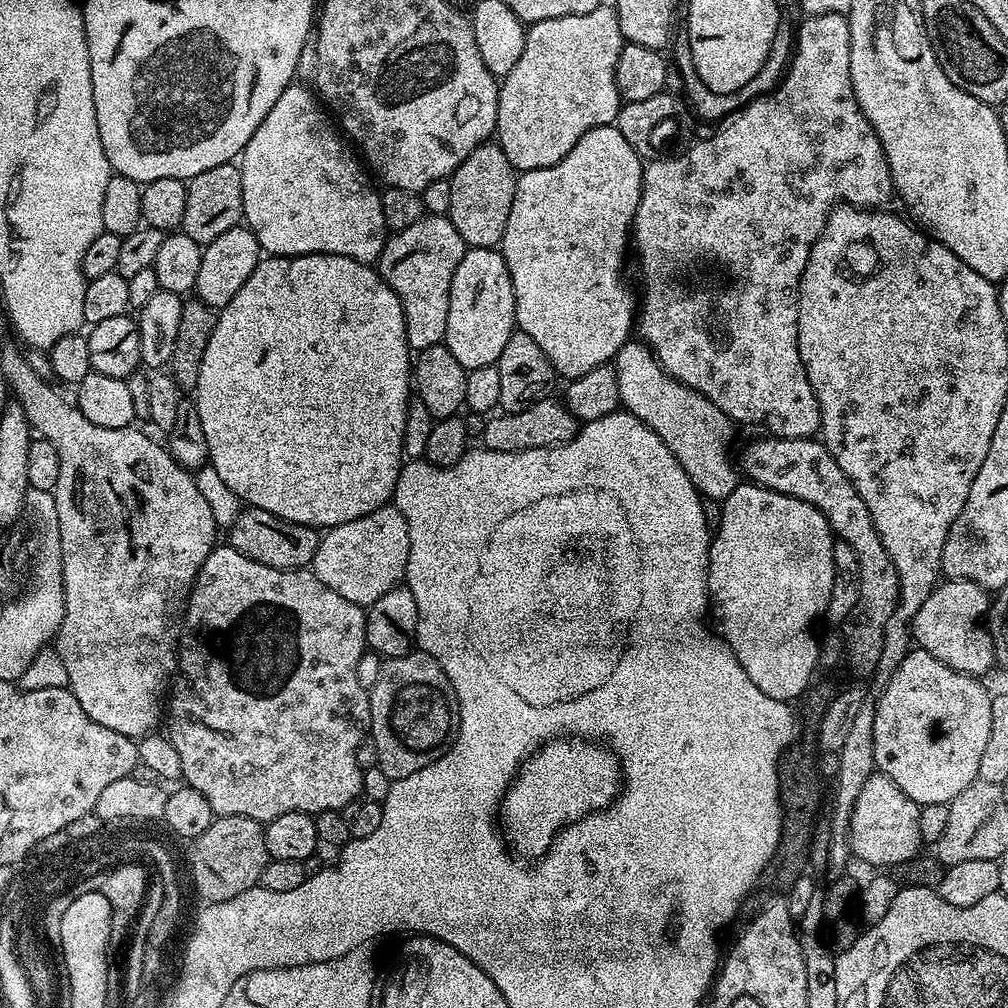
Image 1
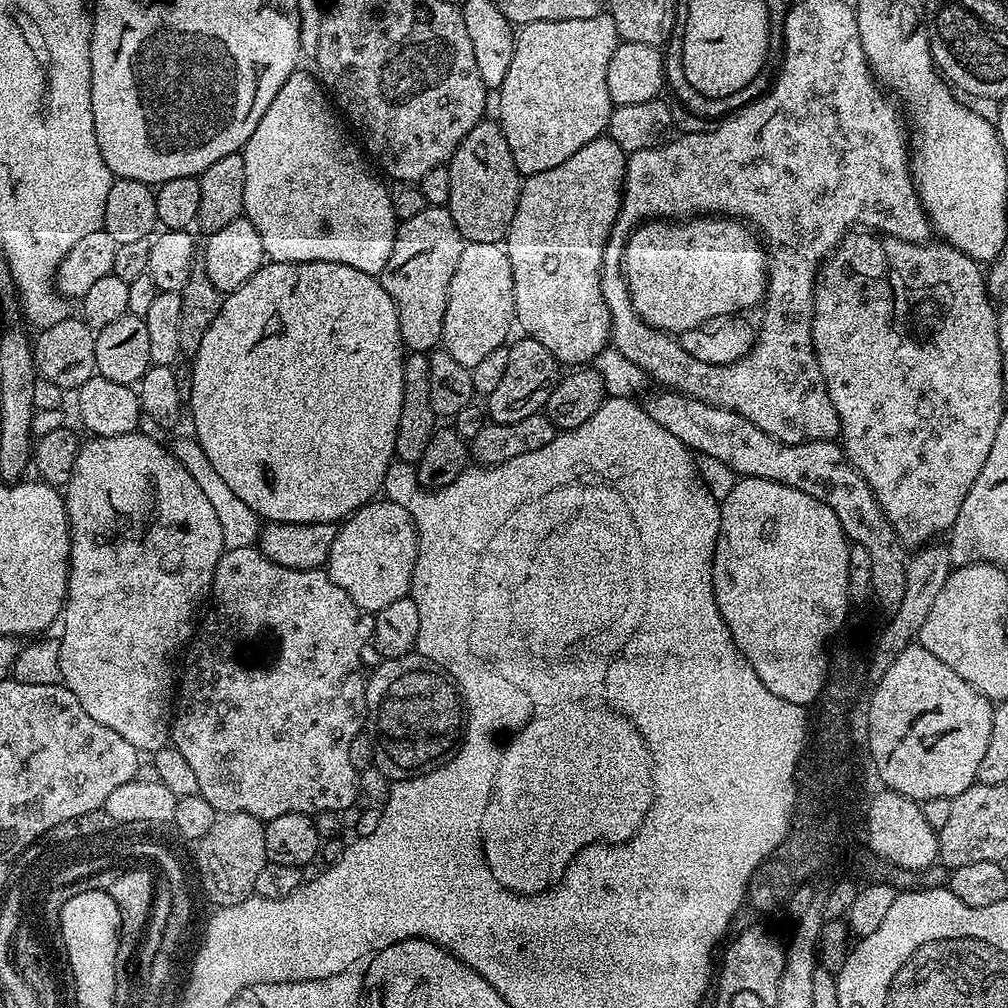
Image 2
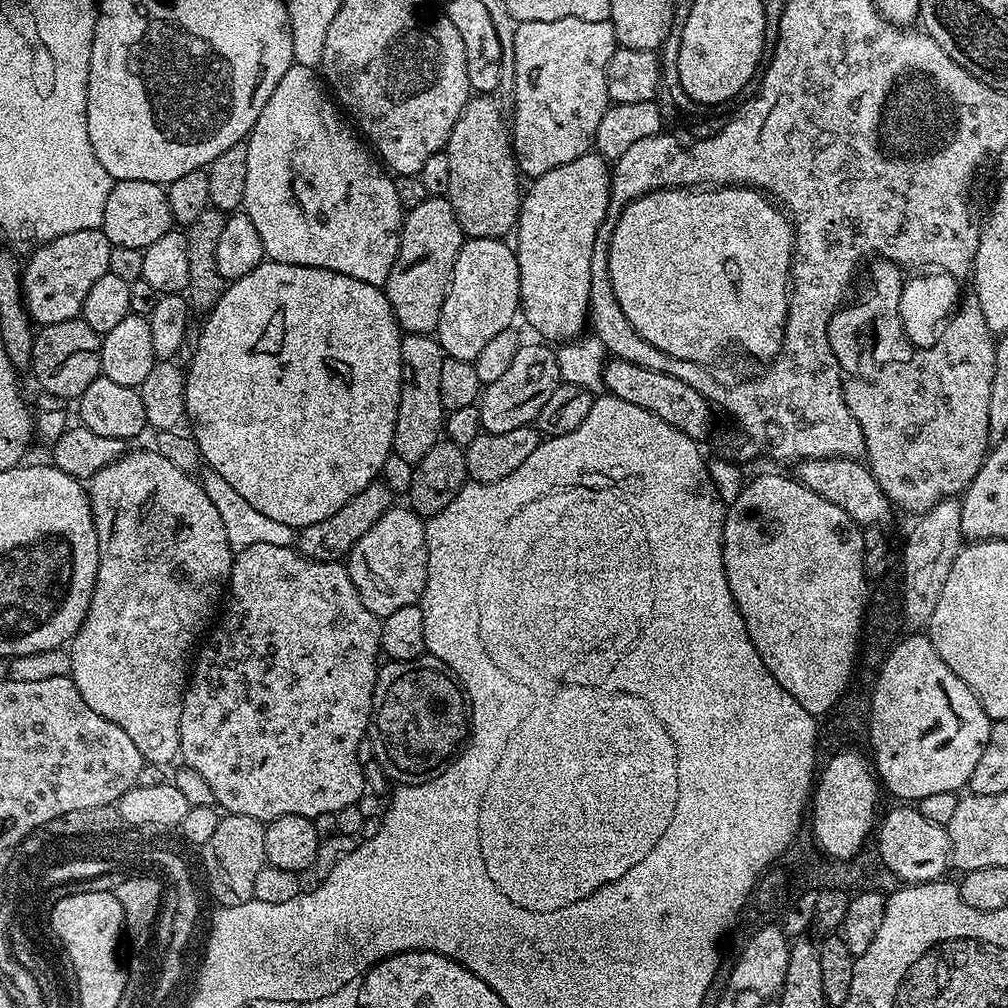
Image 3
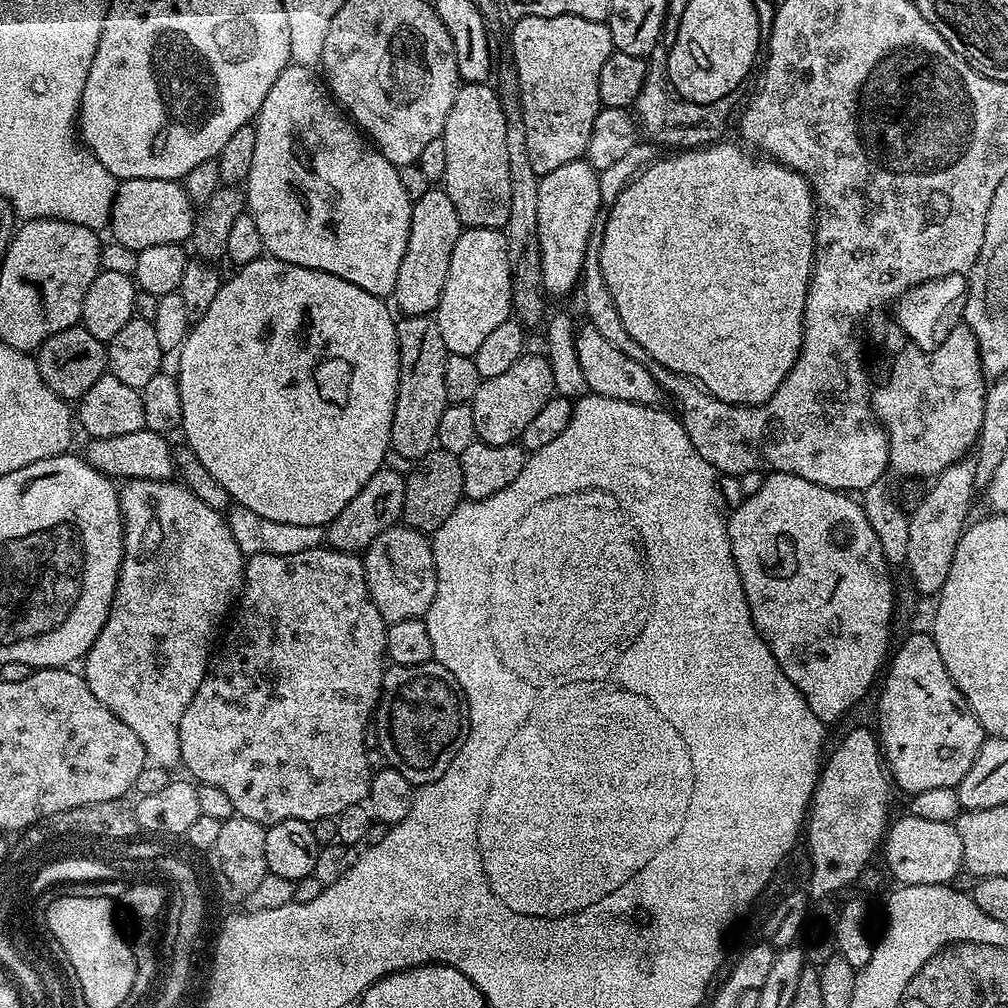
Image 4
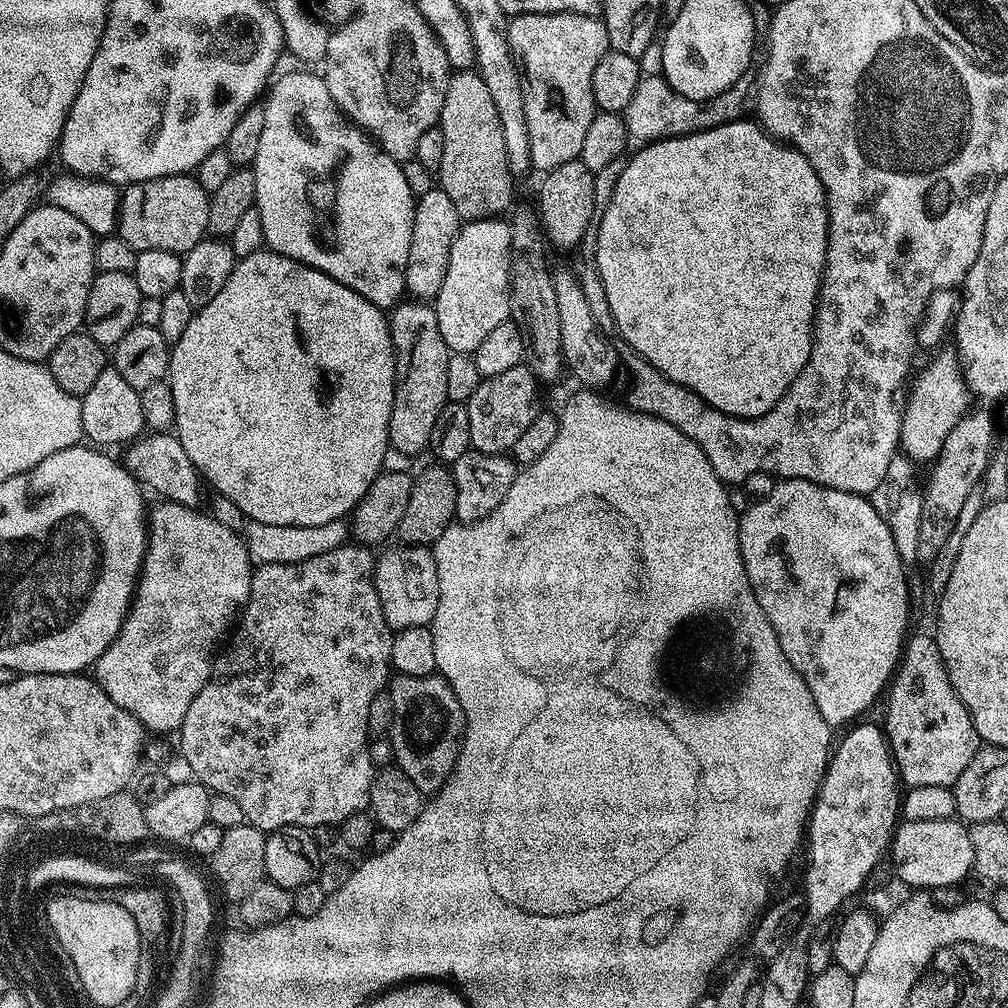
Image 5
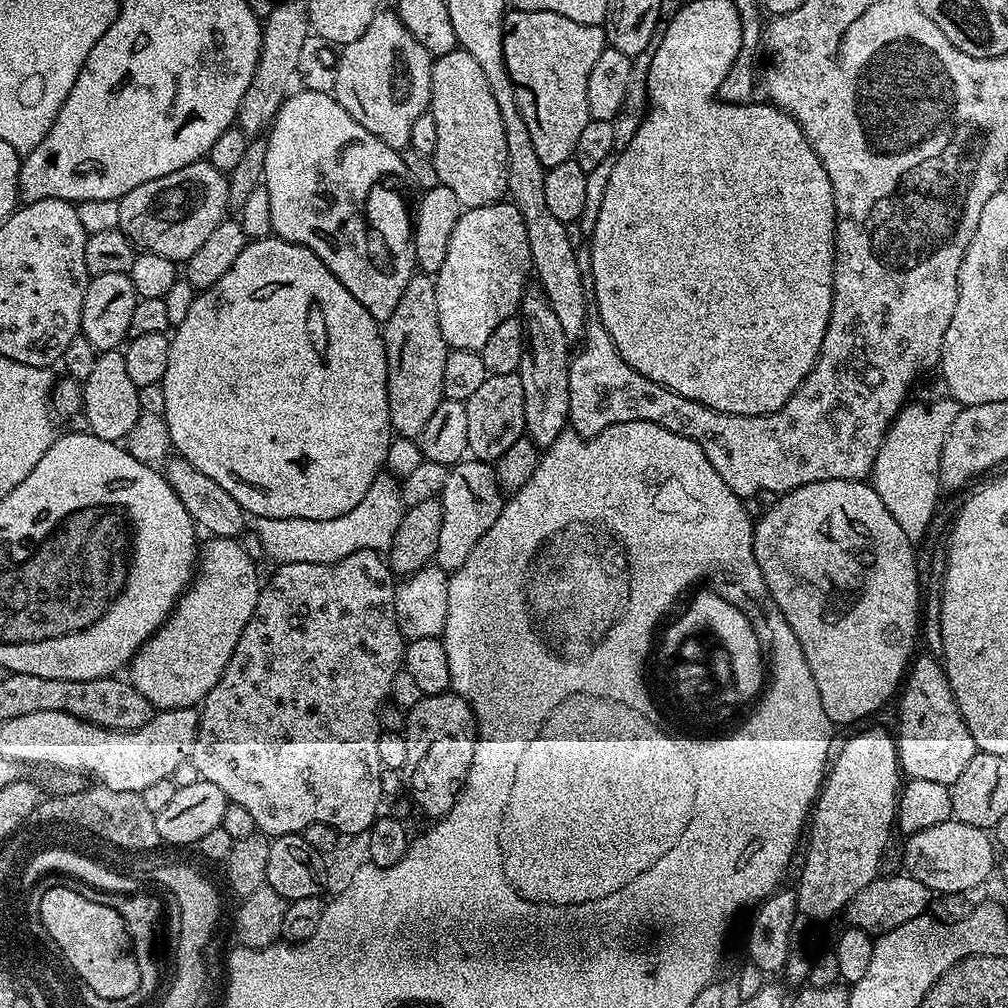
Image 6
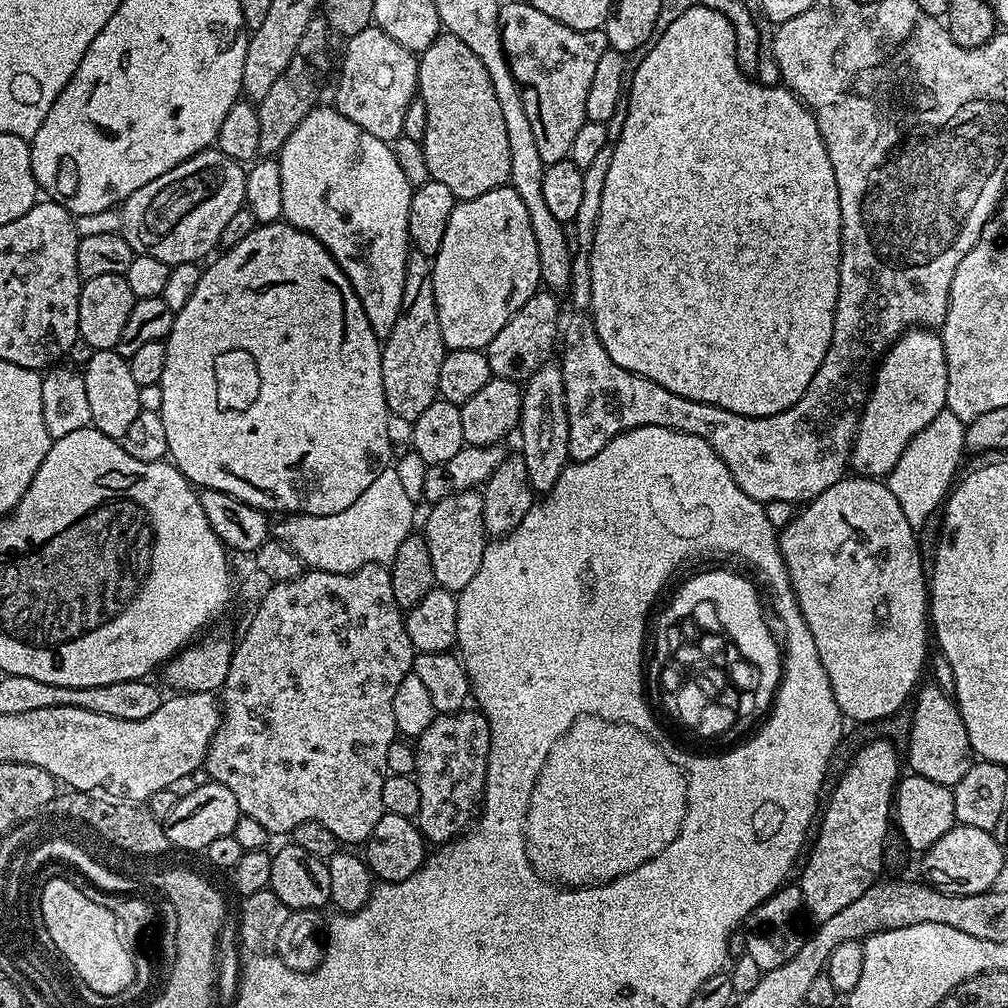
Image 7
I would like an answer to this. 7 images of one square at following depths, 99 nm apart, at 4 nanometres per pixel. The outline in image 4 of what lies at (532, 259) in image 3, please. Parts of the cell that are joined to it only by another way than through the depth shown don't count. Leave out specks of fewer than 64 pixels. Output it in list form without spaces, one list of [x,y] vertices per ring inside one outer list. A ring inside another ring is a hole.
[[[587,159],[566,162],[566,166],[558,166],[558,170],[550,170],[550,174],[540,177],[538,186],[538,246],[540,247],[540,282],[549,297],[564,296],[571,288],[577,287],[582,274],[582,262],[586,258],[586,241],[590,238],[590,230],[594,230],[594,218],[602,211],[598,194],[598,178],[600,173],[588,165]]]

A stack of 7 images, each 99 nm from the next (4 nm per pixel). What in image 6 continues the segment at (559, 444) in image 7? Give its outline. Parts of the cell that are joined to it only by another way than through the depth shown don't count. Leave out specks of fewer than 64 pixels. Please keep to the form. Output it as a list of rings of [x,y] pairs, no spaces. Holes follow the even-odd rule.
[[[532,286],[525,291],[524,297],[520,300],[518,315],[524,321],[526,341],[526,351],[524,357],[520,359],[518,369],[518,374],[522,378],[522,394],[526,398],[524,430],[528,439],[534,441],[537,448],[546,450],[565,432],[570,424],[568,418],[570,410],[570,378],[568,377],[570,352],[568,356],[568,348],[570,348],[570,342],[562,330],[562,325],[558,322],[558,317],[554,315],[554,310],[550,310],[550,302],[544,297],[544,293],[540,291],[539,287]]]

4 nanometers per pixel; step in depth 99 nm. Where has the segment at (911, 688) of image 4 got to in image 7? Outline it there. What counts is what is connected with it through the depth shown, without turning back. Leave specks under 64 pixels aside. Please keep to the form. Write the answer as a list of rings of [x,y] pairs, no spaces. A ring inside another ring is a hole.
[[[928,682],[915,693],[910,704],[911,708],[912,729],[906,741],[907,767],[909,764],[912,767],[909,769],[915,775],[930,778],[930,782],[954,786],[960,781],[962,774],[966,774],[966,770],[970,770],[970,766],[974,763],[970,738],[966,734],[966,726],[962,722],[960,711],[956,708],[955,699],[936,688],[934,683]]]

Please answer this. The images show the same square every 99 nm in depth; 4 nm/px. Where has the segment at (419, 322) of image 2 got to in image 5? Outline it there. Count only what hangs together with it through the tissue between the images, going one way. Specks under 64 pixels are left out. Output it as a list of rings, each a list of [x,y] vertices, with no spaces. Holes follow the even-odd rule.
[[[434,186],[430,190],[430,194],[422,194],[418,197],[410,238],[410,258],[406,262],[406,292],[409,297],[420,302],[435,301],[437,294],[442,290],[442,282],[446,282],[446,266],[450,266],[452,239],[460,233],[461,227],[462,221],[458,210],[454,210],[454,202],[450,202],[450,198],[440,187]]]

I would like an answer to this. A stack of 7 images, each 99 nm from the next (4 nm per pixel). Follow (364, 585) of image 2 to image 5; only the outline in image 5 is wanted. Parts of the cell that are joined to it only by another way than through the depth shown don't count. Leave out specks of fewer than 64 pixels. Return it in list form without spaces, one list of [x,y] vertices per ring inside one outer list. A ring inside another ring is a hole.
[[[396,546],[393,552],[382,555],[376,561],[374,573],[376,589],[386,614],[386,622],[394,630],[410,626],[431,625],[438,610],[440,579],[431,551],[424,546]]]

